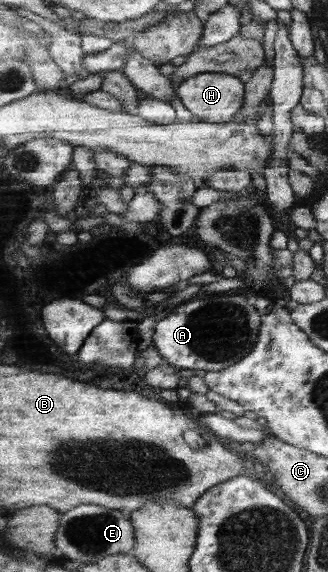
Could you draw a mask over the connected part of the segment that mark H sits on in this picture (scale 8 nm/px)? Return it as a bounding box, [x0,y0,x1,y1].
[177,72,246,123]

